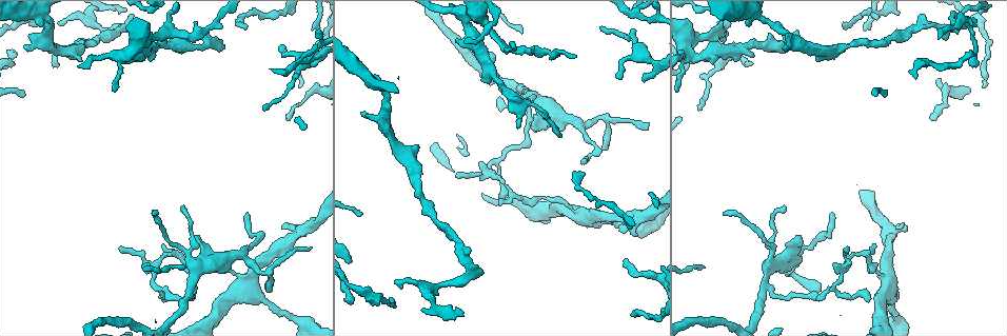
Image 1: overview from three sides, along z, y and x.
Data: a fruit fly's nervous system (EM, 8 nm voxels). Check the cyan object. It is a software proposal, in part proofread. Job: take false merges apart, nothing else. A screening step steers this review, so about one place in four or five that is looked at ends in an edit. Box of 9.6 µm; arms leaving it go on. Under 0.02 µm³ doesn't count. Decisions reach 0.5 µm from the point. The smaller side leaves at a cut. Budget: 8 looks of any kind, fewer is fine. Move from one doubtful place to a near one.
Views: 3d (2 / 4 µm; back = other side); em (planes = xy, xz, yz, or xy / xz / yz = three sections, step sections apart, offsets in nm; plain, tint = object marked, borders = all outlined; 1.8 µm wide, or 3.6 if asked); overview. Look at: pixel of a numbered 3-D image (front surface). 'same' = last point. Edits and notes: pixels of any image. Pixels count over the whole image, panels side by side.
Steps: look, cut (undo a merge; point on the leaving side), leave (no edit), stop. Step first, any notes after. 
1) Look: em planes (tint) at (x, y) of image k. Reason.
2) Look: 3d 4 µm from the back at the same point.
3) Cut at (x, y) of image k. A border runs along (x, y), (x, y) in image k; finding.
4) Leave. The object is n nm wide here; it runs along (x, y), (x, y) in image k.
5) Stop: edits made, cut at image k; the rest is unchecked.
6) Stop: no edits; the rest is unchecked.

Look: 3d 2 µm from the back at (135, 57) of image 1. Arms run side by side.

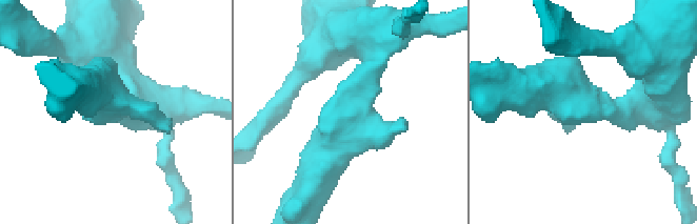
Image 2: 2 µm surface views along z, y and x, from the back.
Look: em xy step 4 (tint) at (126, 104) of image 2. 4 arms meet here.

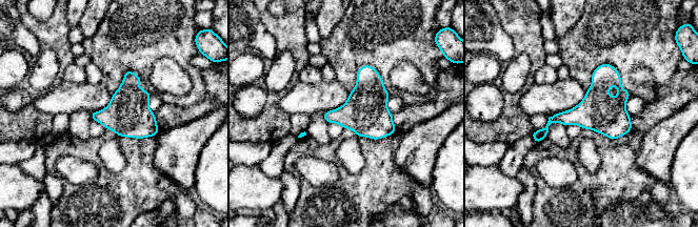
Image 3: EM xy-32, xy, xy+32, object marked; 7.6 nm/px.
Look: em planes (tint) at the same point.

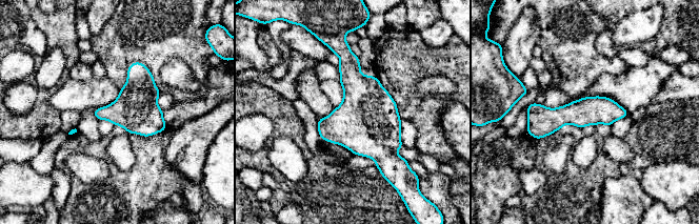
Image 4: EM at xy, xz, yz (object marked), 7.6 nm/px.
Leave. It runs along (624, 113), (567, 114), (528, 128) in image 4; all the same cell.

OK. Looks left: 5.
Look: 3d 2 µm at (775, 297) of image 1. Abrupt turn.

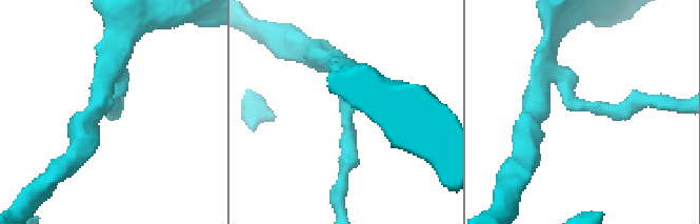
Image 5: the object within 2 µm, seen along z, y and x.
Look: em yz step 4 (tint) at (345, 104) of image 5. 3 arms meet here.

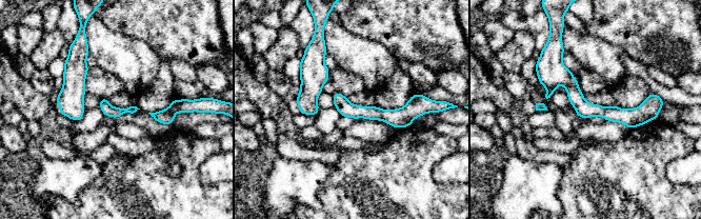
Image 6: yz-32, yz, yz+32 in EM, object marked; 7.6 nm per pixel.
Look: em planes (tint) at the same point. Cut it another way.

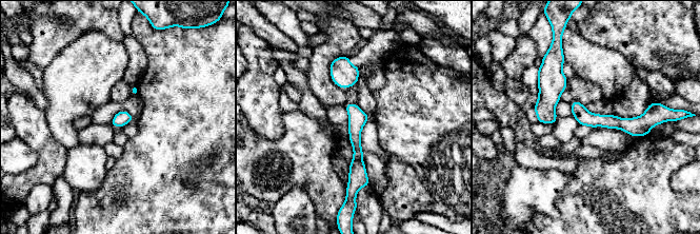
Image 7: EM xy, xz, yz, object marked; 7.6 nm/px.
Leave. Continuous, no second cell.

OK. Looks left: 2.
Look: 3d 4 µm at (248, 286) of image 1. Four or more arms meet.

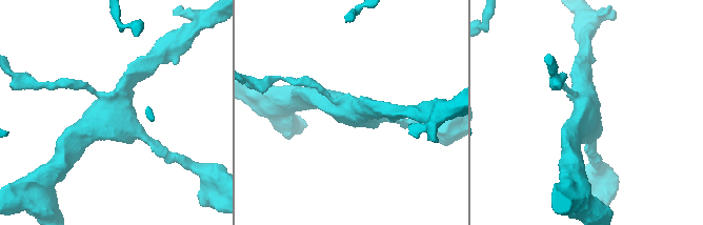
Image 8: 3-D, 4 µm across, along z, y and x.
Look: em planes (tint) at (348, 111) of image 8. 4 arms meet here.

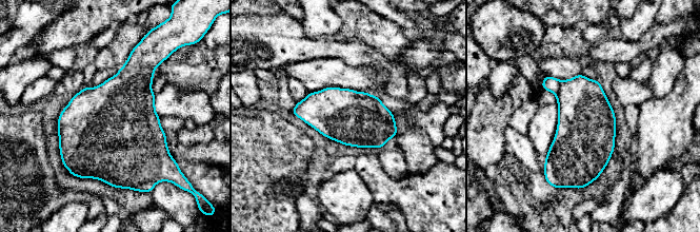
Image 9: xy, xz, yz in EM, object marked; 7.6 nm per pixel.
Cut at (550, 83) of image 9. A border runs along (559, 81), (559, 90), (556, 95) in image 9; a second cell is stuck on.

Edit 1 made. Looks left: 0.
Stop: edits made, cut at image 9; the rest is unchecked.

